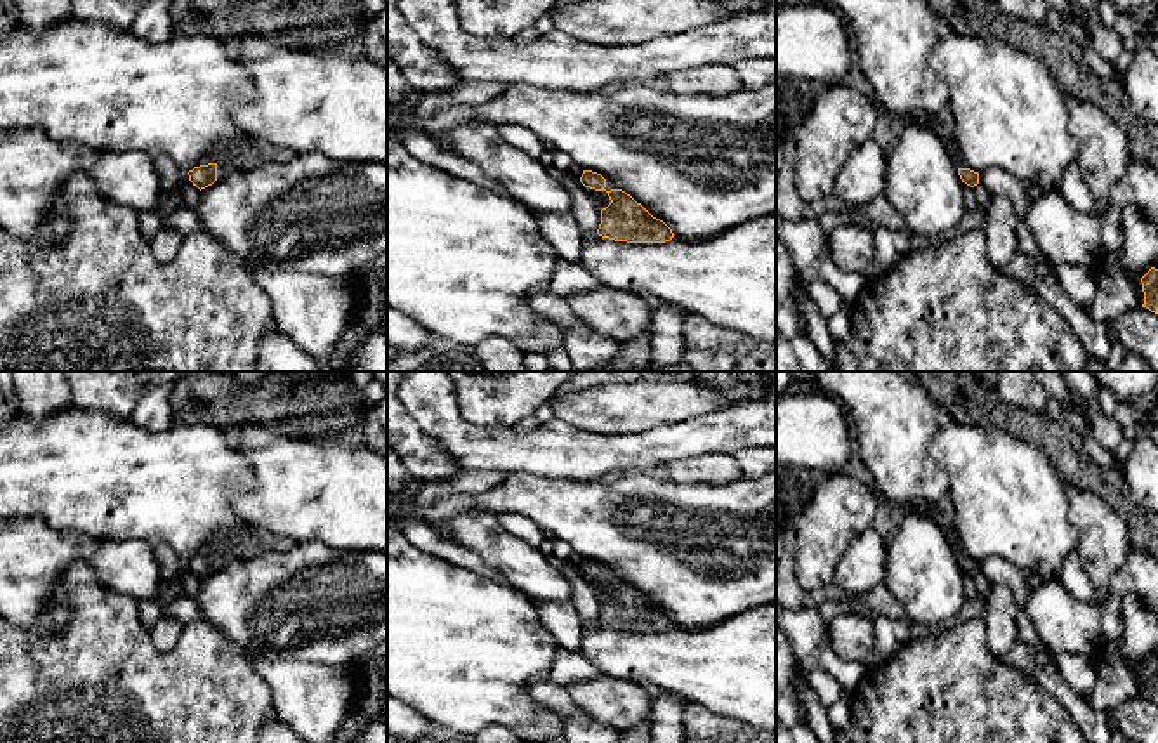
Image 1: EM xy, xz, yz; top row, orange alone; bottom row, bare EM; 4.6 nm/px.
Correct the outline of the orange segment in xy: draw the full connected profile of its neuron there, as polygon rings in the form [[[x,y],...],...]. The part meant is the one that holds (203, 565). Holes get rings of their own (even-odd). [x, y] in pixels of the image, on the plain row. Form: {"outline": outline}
{"outline": [[[222,531],[205,547],[201,547],[193,559],[188,561],[189,569],[200,580],[222,569],[236,559],[245,559],[253,552],[285,552],[297,542],[290,536],[278,536],[264,531]]]}

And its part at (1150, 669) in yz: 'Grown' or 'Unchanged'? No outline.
Unchanged

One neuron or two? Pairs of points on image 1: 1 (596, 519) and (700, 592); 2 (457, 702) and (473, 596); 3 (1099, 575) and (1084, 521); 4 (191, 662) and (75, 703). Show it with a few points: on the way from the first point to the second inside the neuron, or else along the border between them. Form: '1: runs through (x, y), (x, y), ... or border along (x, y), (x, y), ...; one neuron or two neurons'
1: runs through (622, 537), (650, 545), (674, 566); one neuron
2: runs through (467, 676), (467, 636), (473, 631), (473, 622); one neuron
3: runs through (1099, 561), (1098, 535); one neuron
4: runs through (162, 691), (150, 703), (105, 703); one neuron

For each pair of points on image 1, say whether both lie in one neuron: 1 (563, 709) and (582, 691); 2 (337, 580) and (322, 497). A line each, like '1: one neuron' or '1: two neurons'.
1: two neurons
2: two neurons

